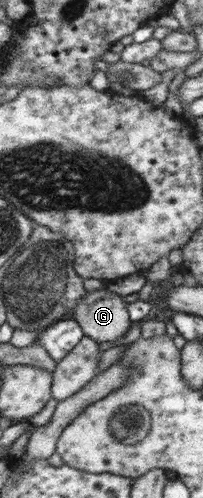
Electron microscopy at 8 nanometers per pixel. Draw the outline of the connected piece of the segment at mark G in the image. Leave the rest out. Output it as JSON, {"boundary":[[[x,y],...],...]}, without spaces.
{"boundary":[[[104,287],[87,292],[76,303],[71,319],[78,322],[82,333],[96,342],[115,341],[129,327],[125,303]]]}

